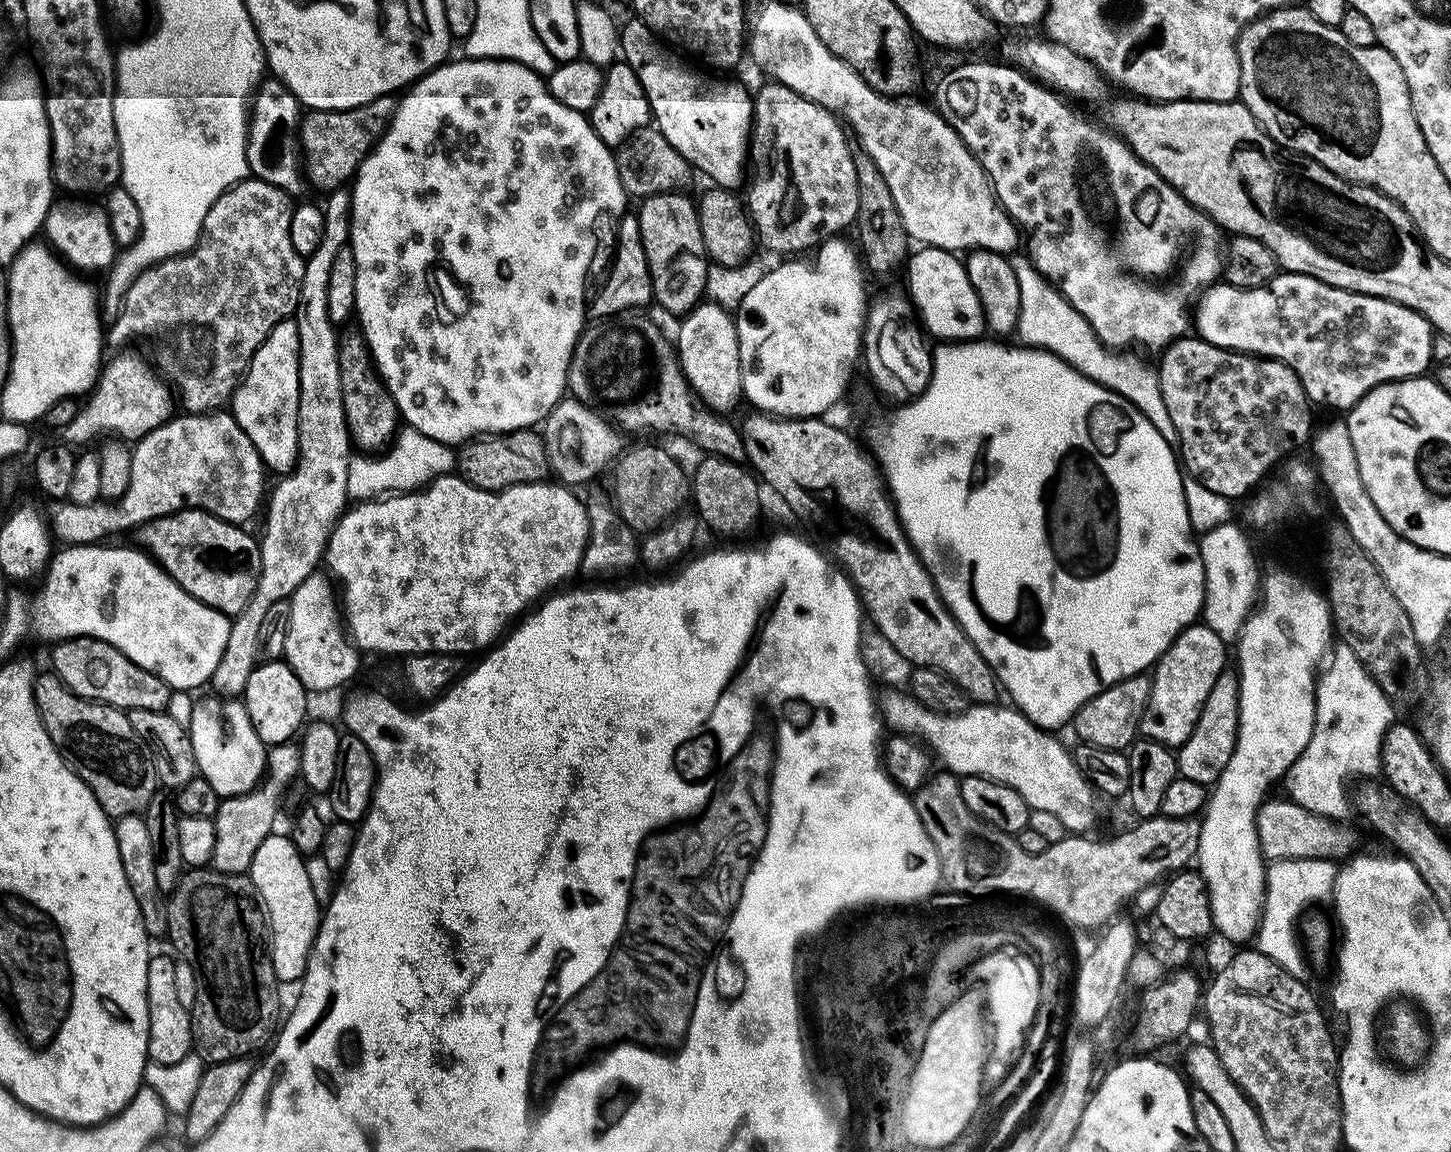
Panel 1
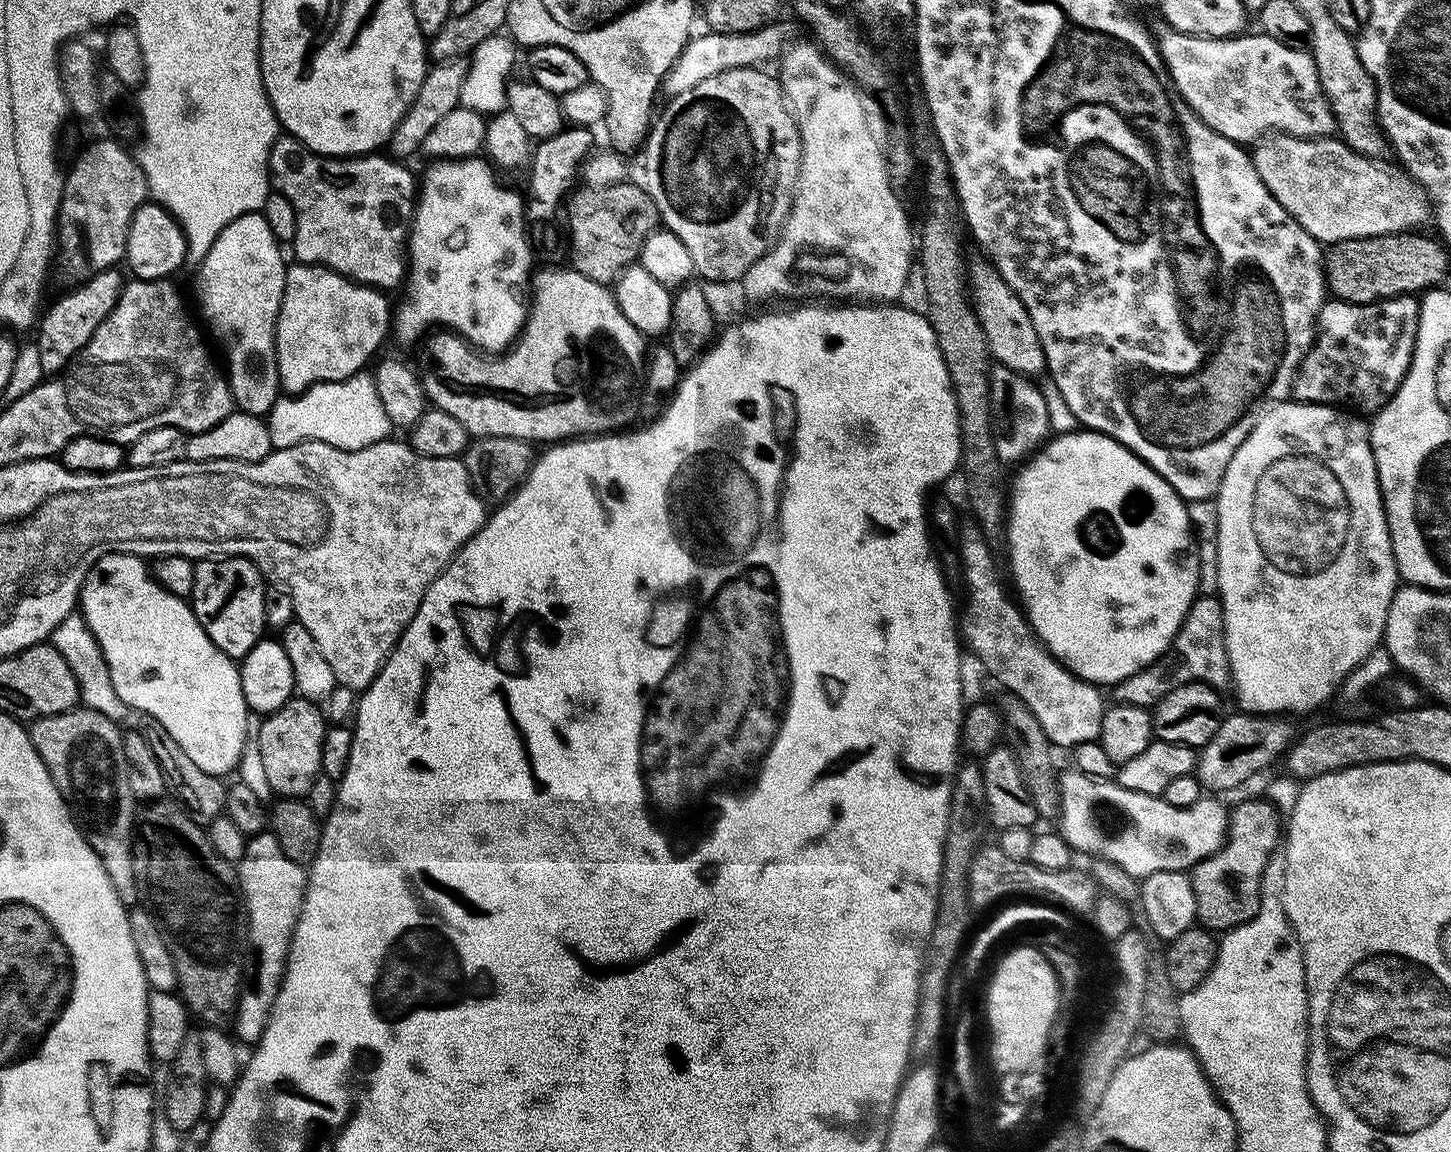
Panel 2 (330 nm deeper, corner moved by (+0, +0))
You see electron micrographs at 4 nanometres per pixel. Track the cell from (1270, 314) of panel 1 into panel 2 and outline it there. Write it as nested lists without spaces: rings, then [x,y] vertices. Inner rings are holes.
[[[1415,295],[1395,296],[1377,300],[1374,304],[1351,304],[1345,300],[1329,299],[1321,306],[1320,315],[1316,318],[1312,347],[1296,369],[1296,377],[1292,380],[1292,396],[1306,404],[1331,404],[1361,413],[1375,413],[1392,399],[1404,375],[1408,373],[1408,367],[1412,364],[1412,351],[1416,348],[1419,321],[1420,300]]]

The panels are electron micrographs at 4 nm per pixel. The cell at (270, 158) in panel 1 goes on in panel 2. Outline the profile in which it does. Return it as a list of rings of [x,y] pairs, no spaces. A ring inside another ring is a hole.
[[[287,134],[277,135],[276,141],[272,144],[270,158],[268,159],[268,175],[270,184],[277,192],[282,192],[284,197],[294,206],[296,215],[296,234],[297,237],[304,236],[305,257],[310,258],[311,263],[321,267],[330,268],[337,272],[339,276],[347,276],[349,280],[355,280],[357,284],[367,284],[369,288],[389,290],[388,288],[399,289],[406,279],[406,249],[408,246],[408,234],[412,226],[412,218],[416,210],[418,201],[418,176],[407,168],[407,163],[401,162],[396,158],[389,158],[384,154],[369,154],[366,156],[350,156],[347,158],[333,158],[330,156],[320,156],[317,152],[311,152],[306,145],[298,142],[294,137]]]

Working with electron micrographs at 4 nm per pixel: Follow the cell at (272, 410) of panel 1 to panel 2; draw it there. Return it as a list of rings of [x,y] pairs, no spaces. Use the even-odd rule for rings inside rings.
[[[311,262],[296,264],[287,269],[284,273],[284,300],[280,304],[280,313],[276,319],[276,351],[274,359],[276,361],[276,372],[280,376],[280,387],[286,393],[297,392],[303,394],[314,384],[323,384],[330,380],[347,380],[348,377],[356,375],[365,367],[364,363],[375,354],[380,348],[380,343],[384,340],[384,335],[390,332],[390,308],[388,312],[388,300],[383,291],[378,288],[369,288],[367,284],[357,284],[355,280],[349,280],[347,276],[339,276],[330,268],[321,268]]]

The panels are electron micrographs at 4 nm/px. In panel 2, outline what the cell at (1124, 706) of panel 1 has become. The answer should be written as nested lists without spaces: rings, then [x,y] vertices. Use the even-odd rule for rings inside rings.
[[[1197,595],[1188,617],[1172,640],[1172,647],[1150,666],[1138,670],[1138,674],[1130,674],[1130,678],[1115,684],[1114,700],[1118,704],[1151,709],[1163,696],[1170,694],[1170,690],[1183,684],[1208,684],[1211,688],[1224,690],[1224,687],[1229,687],[1231,679],[1232,671],[1224,641],[1224,611],[1220,601],[1216,596]]]

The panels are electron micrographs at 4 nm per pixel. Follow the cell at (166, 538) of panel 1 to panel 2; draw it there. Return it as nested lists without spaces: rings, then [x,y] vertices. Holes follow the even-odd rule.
[[[235,554],[197,560],[195,565],[190,597],[193,614],[218,650],[233,658],[243,658],[265,635],[265,577],[251,560]]]

